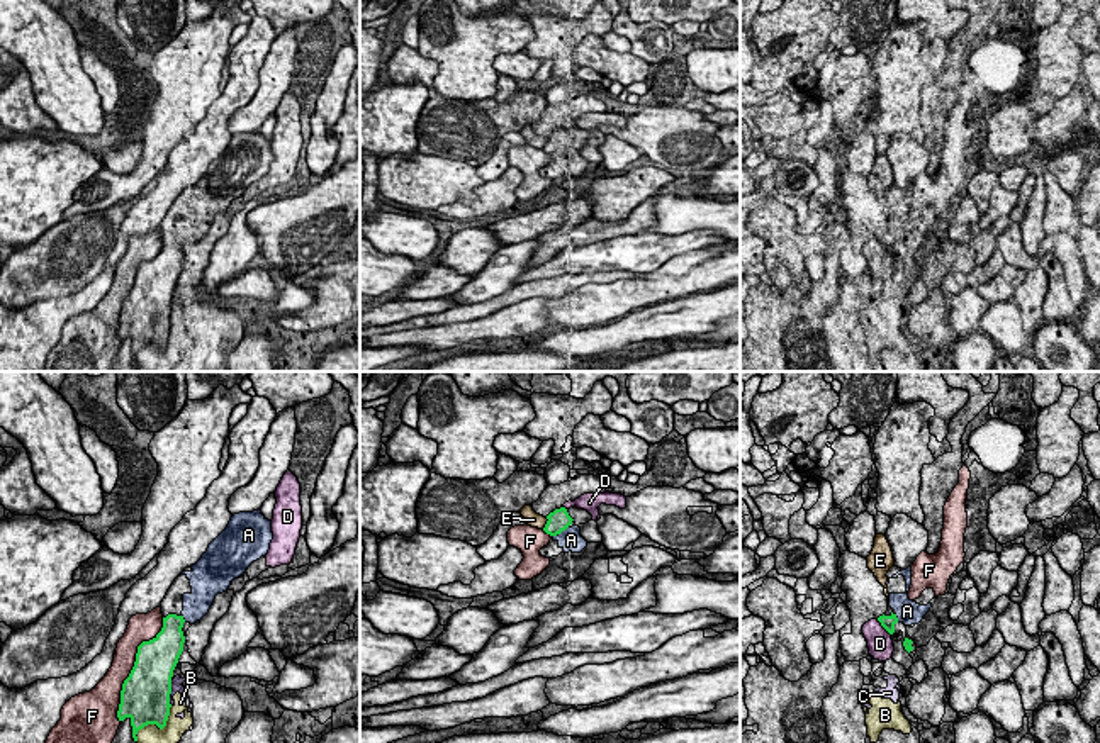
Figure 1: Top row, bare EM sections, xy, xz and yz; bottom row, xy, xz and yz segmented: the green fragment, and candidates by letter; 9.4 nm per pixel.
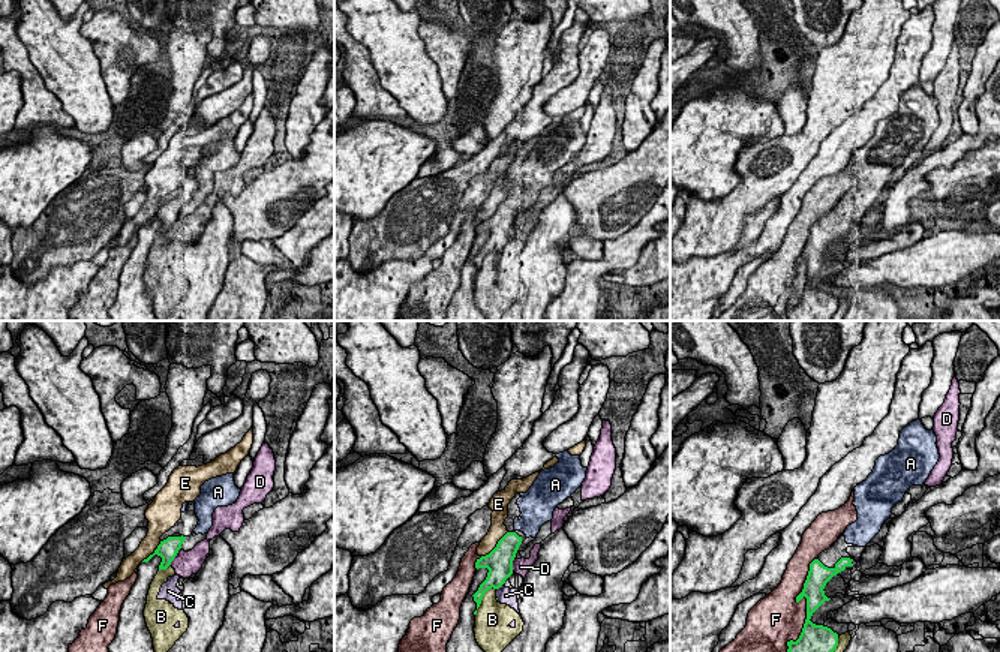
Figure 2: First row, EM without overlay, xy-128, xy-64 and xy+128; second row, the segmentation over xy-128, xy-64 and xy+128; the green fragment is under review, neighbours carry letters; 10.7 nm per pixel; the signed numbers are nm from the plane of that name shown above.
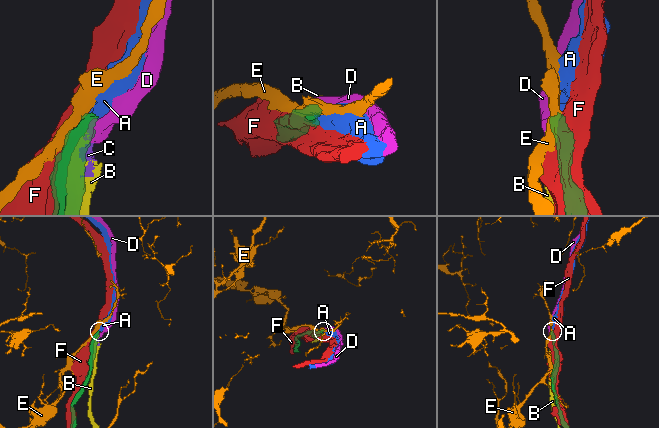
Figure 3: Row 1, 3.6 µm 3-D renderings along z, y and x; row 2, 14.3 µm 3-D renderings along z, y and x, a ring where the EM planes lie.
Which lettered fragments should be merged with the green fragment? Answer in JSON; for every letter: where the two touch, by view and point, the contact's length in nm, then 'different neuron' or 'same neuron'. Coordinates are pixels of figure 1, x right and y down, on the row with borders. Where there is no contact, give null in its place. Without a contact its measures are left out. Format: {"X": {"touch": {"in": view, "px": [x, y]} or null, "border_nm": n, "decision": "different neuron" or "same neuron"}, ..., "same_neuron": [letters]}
{"A": {"touch": {"in": "xz", "px": [562, 530]}, "border_nm": 130, "decision": "same neuron"}, "B": {"touch": {"in": "xy", "px": [157, 725]}, "border_nm": 480, "decision": "different neuron"}, "C": {"touch": {"in": "xy", "px": [170, 692]}, "border_nm": 240, "decision": "different neuron"}, "D": {"touch": {"in": "yz", "px": [883, 626]}, "border_nm": 200, "decision": "different neuron"}, "E": {"touch": {"in": "xz", "px": [547, 523]}, "border_nm": 120, "decision": "different neuron"}, "F": {"touch": {"in": "xy", "px": [133, 667]}, "border_nm": 1100, "decision": "different neuron"}, "same_neuron": ["A"]}

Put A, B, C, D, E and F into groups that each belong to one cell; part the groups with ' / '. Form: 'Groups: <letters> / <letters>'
Groups: A / B C D / E / F

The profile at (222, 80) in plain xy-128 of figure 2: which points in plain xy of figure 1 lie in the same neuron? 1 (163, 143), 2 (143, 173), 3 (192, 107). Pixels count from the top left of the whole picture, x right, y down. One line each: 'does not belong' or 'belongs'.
1: does not belong
2: does not belong
3: does not belong

